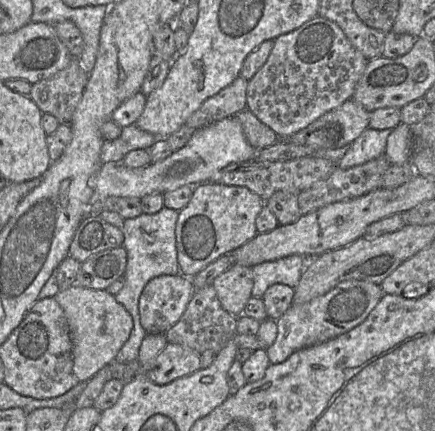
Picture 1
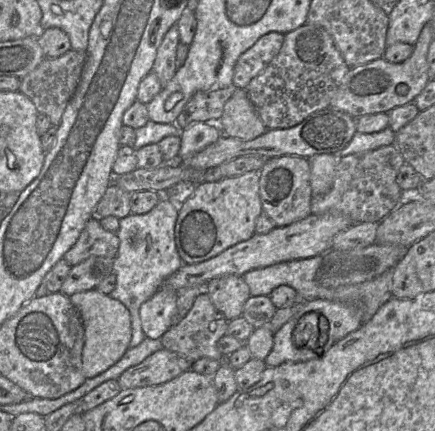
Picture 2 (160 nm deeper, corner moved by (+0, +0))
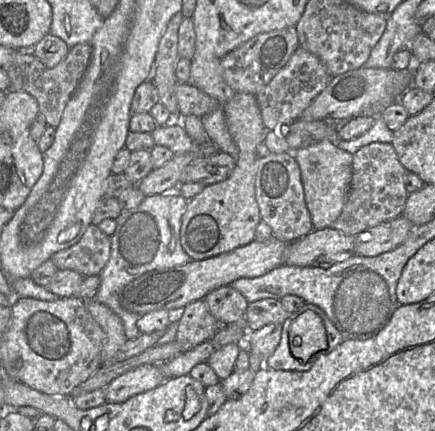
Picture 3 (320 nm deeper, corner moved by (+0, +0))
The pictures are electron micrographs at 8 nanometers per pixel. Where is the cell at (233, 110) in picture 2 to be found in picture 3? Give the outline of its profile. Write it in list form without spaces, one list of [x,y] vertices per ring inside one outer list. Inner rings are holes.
[[[236,92],[234,96],[227,101],[226,103],[222,104],[223,105],[223,110],[225,114],[225,119],[226,119],[226,124],[229,130],[229,133],[234,140],[235,144],[237,145],[238,148],[238,154],[236,157],[236,164],[235,167],[230,174],[230,176],[218,183],[206,185],[205,188],[197,194],[195,197],[193,197],[191,200],[189,200],[186,210],[182,216],[182,222],[181,222],[181,228],[180,228],[180,241],[181,241],[181,246],[183,250],[190,256],[190,258],[194,260],[204,260],[213,256],[217,256],[221,253],[224,252],[229,252],[232,251],[240,246],[244,246],[246,244],[249,244],[253,240],[255,240],[255,231],[258,223],[261,221],[260,217],[260,210],[258,203],[256,201],[256,196],[255,196],[255,179],[256,179],[256,173],[257,173],[257,168],[258,168],[258,158],[262,155],[263,153],[263,142],[264,138],[266,135],[266,127],[263,124],[262,117],[261,117],[261,110],[259,107],[259,104],[257,102],[256,97],[253,94],[250,93],[244,93],[244,92]]]

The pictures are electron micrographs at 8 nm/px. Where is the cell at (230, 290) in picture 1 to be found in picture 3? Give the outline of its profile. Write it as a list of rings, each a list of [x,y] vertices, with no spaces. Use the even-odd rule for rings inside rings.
[[[231,285],[212,290],[203,300],[211,315],[220,325],[244,321],[248,301]]]

